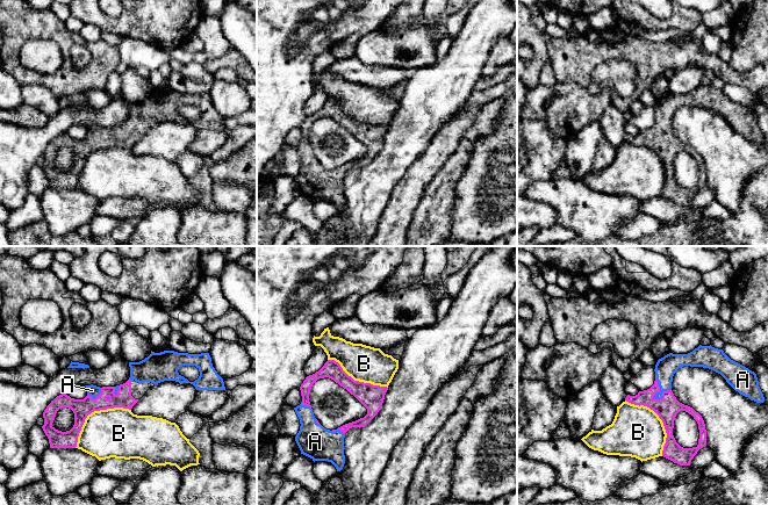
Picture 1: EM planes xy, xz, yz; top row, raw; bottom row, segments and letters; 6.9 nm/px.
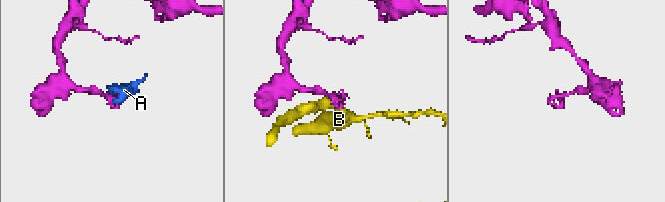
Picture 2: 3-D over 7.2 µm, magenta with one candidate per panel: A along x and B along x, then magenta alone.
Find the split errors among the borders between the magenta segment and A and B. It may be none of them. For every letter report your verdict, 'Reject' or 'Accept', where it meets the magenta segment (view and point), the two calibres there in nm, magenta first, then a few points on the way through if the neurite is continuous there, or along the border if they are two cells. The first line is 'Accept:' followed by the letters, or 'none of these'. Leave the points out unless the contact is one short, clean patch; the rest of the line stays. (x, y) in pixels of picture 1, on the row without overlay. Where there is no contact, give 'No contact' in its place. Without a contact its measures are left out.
Accept: A
A: Accept. Touches magenta at yz (659, 129). Thickness 160 nm (magenta) against 150 nm
B: Reject. Touches magenta at xy (93, 151). Thickness 130 nm (magenta) against 340 nm

